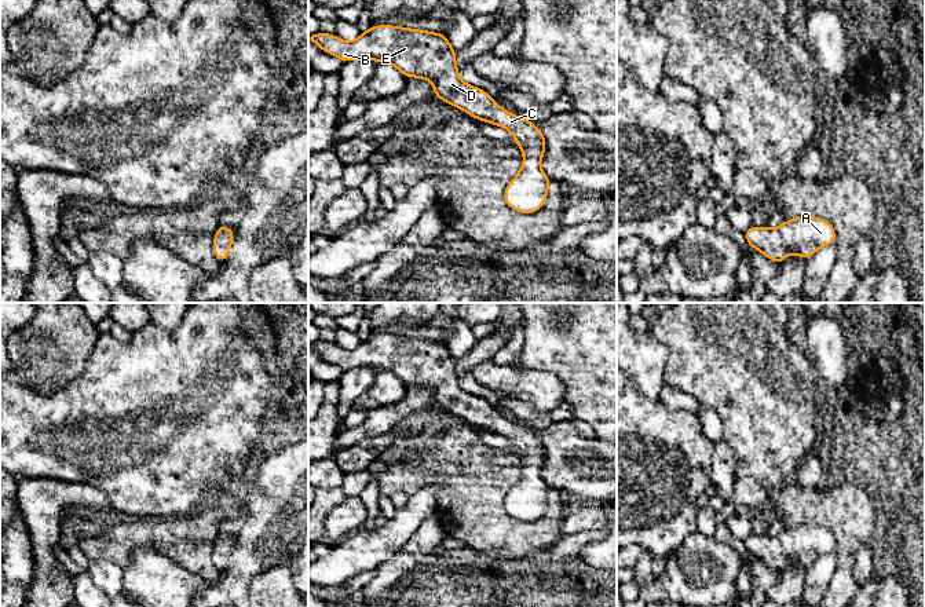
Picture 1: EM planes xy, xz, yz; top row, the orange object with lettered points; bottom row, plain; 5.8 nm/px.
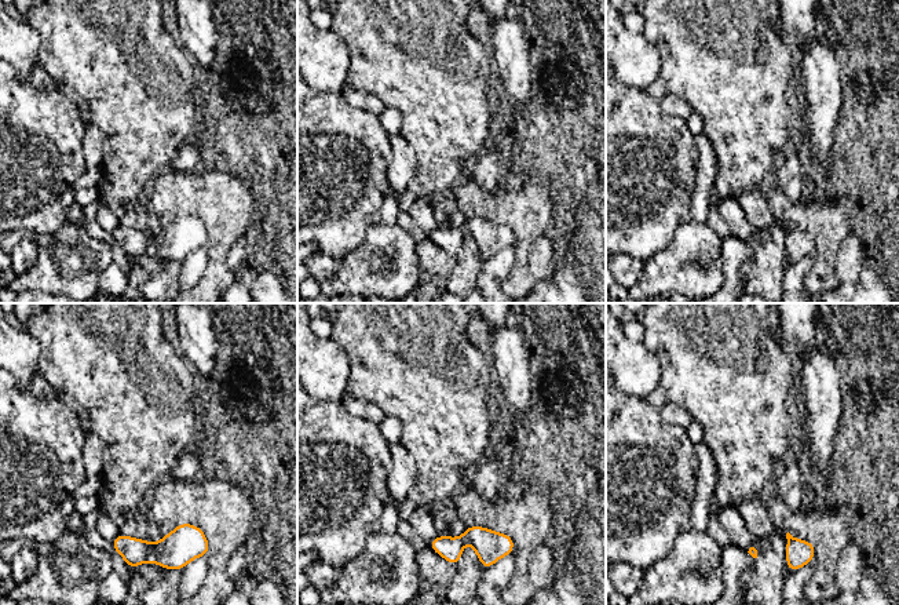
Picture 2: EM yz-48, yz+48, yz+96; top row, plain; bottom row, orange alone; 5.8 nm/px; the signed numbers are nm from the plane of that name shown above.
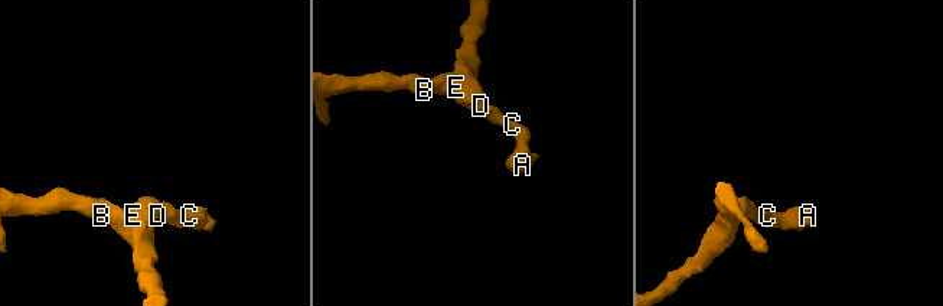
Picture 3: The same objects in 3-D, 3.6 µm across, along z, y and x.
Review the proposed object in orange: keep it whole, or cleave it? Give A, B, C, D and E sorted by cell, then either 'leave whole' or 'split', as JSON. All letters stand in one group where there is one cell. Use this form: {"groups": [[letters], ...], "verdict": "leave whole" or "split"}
{"groups": [["A", "B", "C", "D", "E"]], "verdict": "leave whole"}

